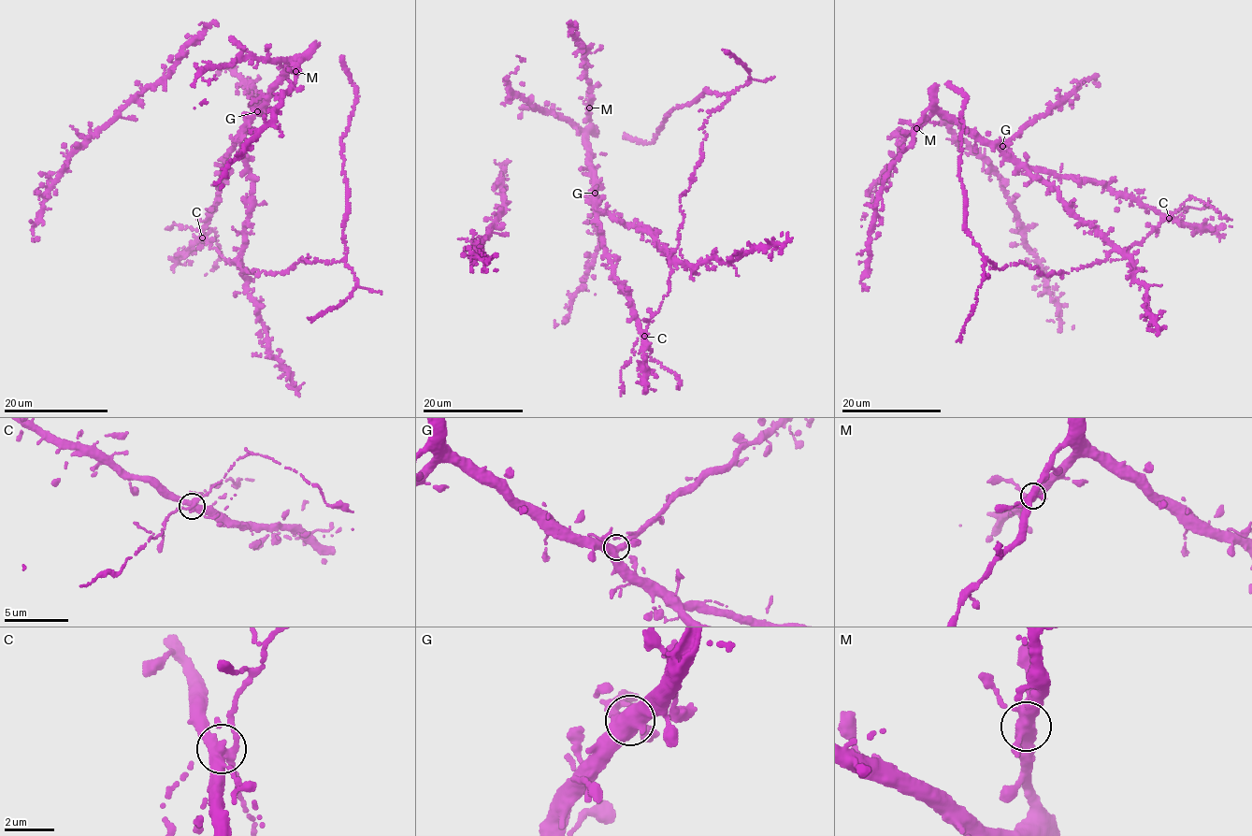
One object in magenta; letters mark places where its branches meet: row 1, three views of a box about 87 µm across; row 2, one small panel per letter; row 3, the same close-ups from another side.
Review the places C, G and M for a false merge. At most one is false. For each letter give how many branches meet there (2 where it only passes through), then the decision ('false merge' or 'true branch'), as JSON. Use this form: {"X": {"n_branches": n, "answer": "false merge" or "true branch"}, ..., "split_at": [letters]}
{"C": {"n_branches": 6, "answer": "true branch"}, "G": {"n_branches": 5, "answer": "true branch"}, "M": {"n_branches": 5, "answer": "true branch"}, "split_at": []}

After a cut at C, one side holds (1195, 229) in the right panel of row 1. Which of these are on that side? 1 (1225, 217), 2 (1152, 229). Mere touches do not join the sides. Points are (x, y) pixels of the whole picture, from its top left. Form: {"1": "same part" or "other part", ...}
{"1": "other part", "2": "other part"}

